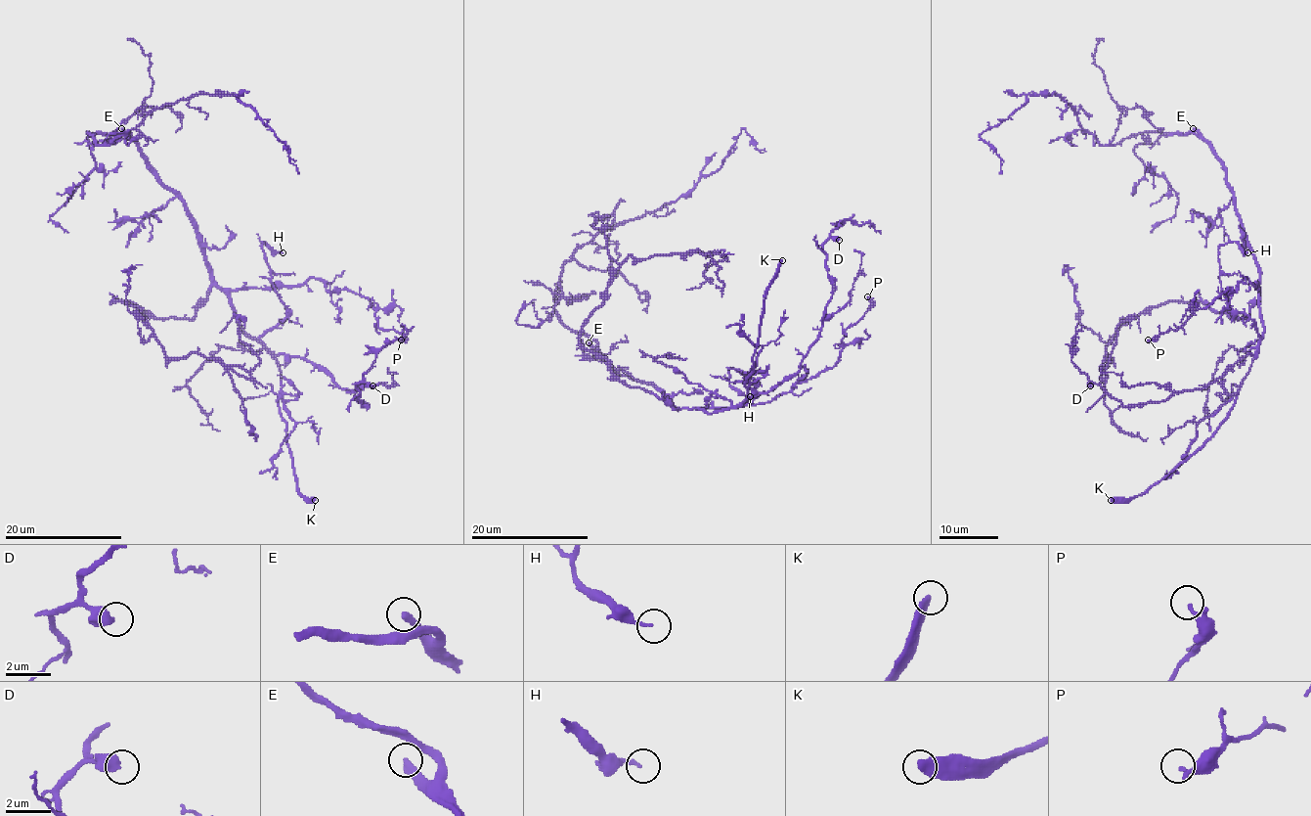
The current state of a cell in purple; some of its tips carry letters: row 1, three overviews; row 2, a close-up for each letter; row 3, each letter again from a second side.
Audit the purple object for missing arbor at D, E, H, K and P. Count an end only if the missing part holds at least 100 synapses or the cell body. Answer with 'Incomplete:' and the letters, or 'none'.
Incomplete: E, K

